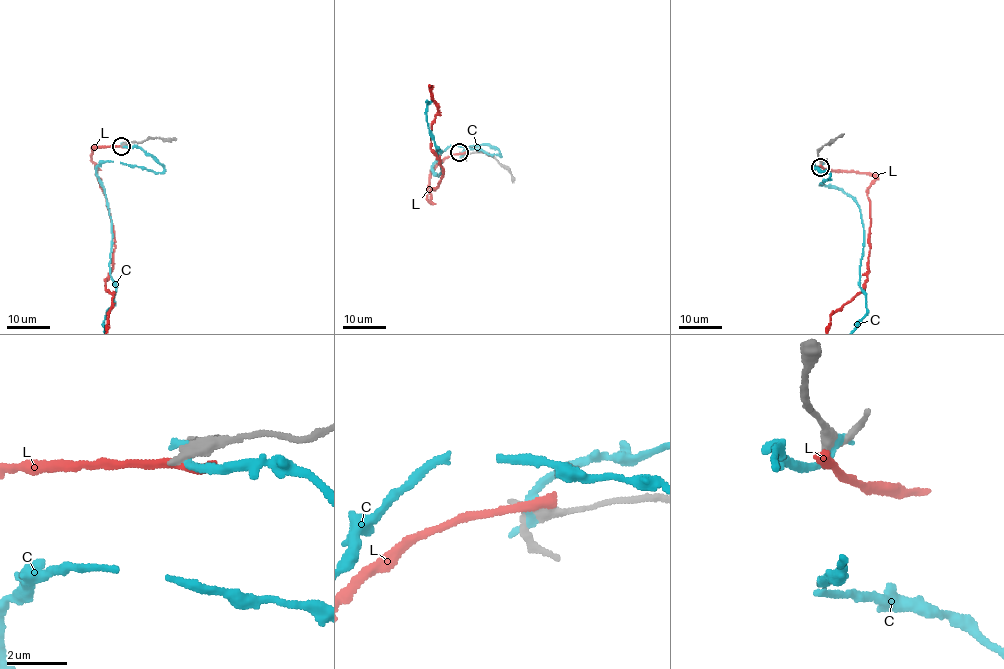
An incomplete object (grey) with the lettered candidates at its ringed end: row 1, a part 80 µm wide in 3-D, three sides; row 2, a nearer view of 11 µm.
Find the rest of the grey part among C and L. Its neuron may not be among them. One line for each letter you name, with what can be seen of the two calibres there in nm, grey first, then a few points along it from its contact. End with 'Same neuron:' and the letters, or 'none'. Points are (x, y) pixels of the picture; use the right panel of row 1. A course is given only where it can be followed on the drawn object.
Same neuron: none

